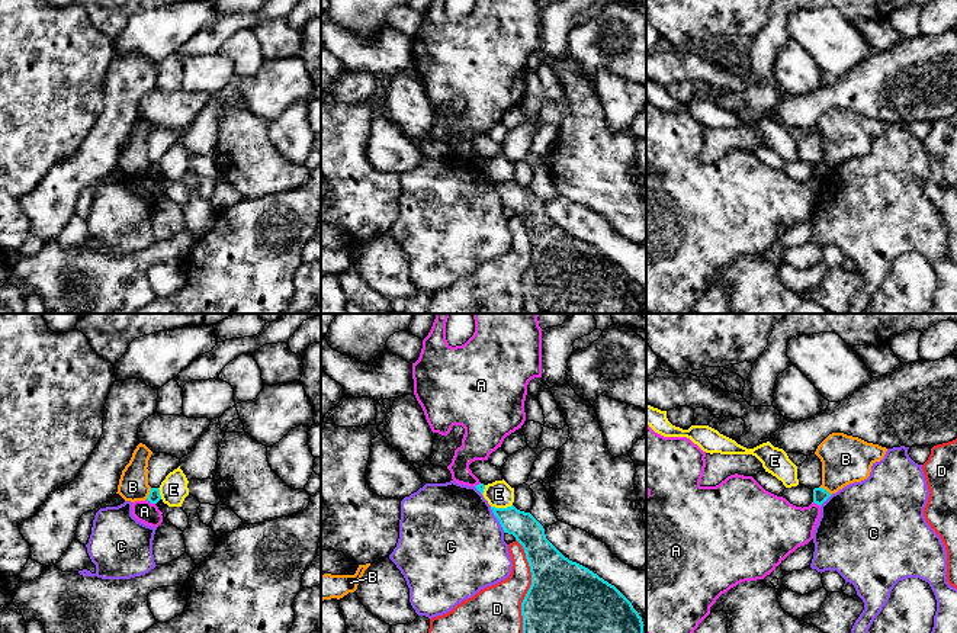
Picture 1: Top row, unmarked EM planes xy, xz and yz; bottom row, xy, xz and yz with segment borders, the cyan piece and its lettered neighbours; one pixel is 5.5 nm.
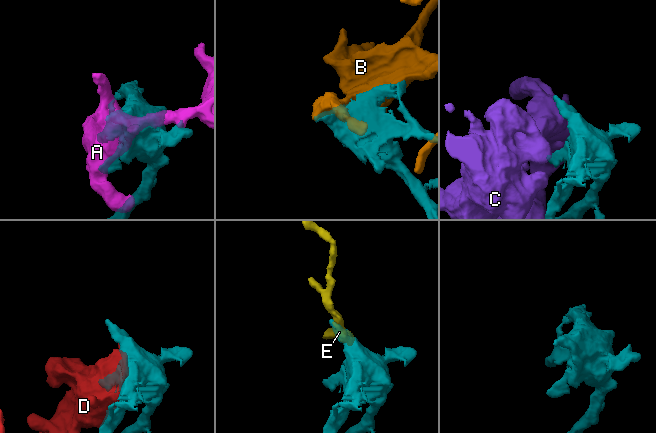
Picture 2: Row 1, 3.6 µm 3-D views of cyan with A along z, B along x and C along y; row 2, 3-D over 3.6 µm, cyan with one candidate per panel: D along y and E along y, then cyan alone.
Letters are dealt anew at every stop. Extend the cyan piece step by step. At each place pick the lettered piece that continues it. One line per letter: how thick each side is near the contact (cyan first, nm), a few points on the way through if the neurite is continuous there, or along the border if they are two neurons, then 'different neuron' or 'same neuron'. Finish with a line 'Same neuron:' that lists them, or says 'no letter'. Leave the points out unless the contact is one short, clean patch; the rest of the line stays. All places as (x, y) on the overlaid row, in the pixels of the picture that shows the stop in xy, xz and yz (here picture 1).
A: calibres 70 and 120 nm; border xy (145, 500), (154, 504); different neuron
B: calibres 80 and 260 nm; different neuron
C: calibres 160 and 500 nm; different neuron
D: calibres 400 and 260 nm; different neuron
E: calibres 160 and 150 nm; border xz (511, 504), (491, 507); different neuron
Same neuron: no letter

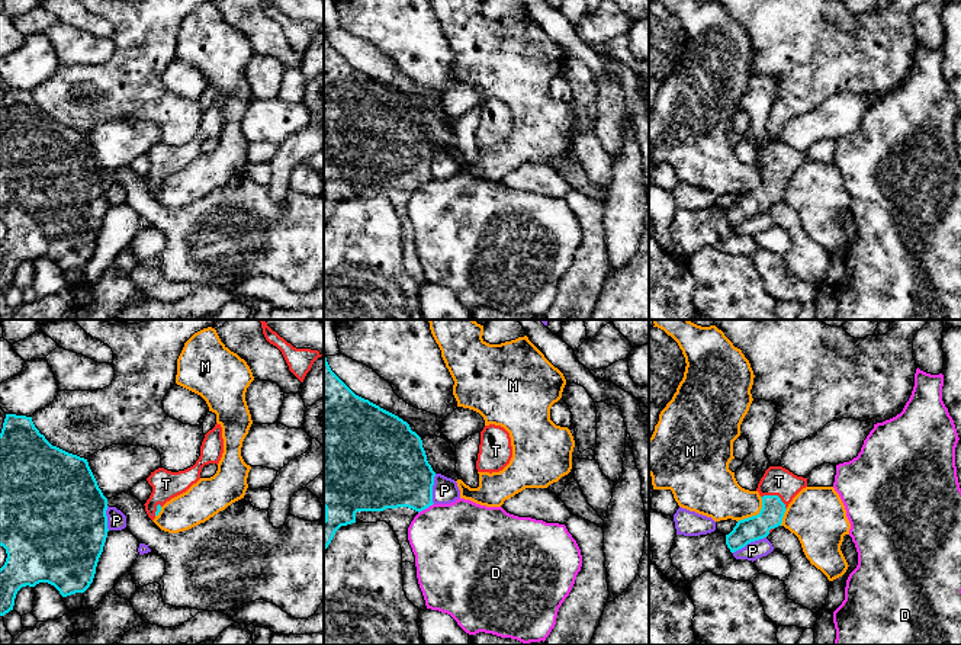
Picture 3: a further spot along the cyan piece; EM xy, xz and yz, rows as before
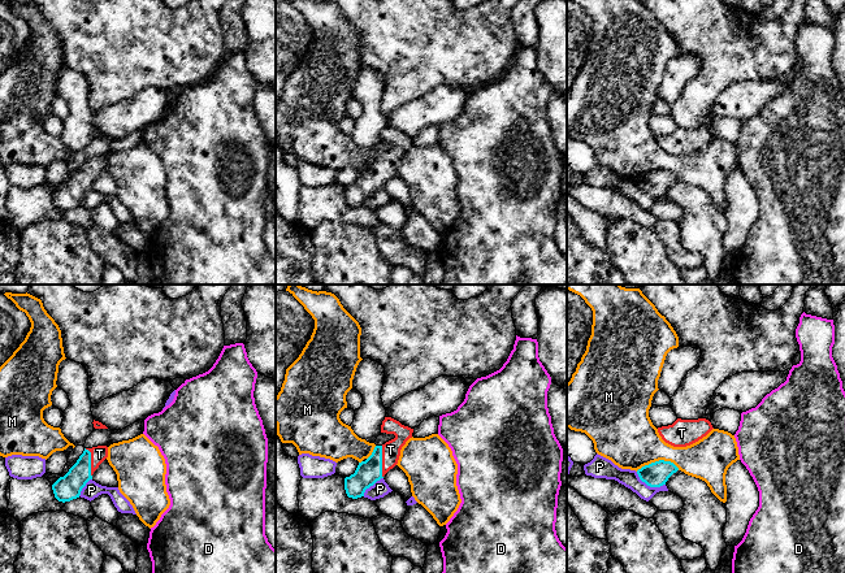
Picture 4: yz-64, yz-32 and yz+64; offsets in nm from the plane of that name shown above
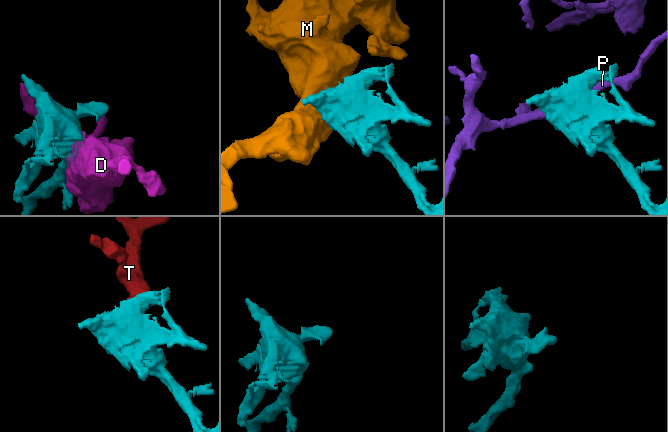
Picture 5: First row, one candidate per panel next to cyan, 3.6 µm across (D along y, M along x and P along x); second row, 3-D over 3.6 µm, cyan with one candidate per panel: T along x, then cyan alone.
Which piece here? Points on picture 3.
D: calibres 360 and 440 nm; different neuron
M: calibres 140 and 260 nm; different neuron
P: calibres 140 and 100 nm; different neuron
T: calibres 140 and 160 nm; way yz (755, 528), (773, 510), (775, 496), (778, 481); same neuron
Same neuron: T

